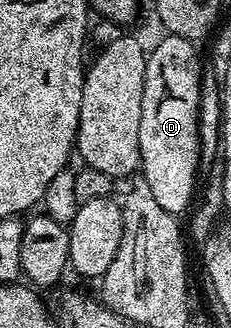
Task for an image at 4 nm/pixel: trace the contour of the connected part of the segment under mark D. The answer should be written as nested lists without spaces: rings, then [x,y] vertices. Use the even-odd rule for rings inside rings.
[[[170,33],[164,37],[154,50],[148,51],[145,60],[145,83],[139,116],[139,174],[147,188],[151,188],[151,196],[155,196],[159,208],[181,216],[194,201],[193,189],[197,186],[197,170],[201,166],[197,111],[201,108],[203,66],[197,63],[198,47],[194,43]]]

